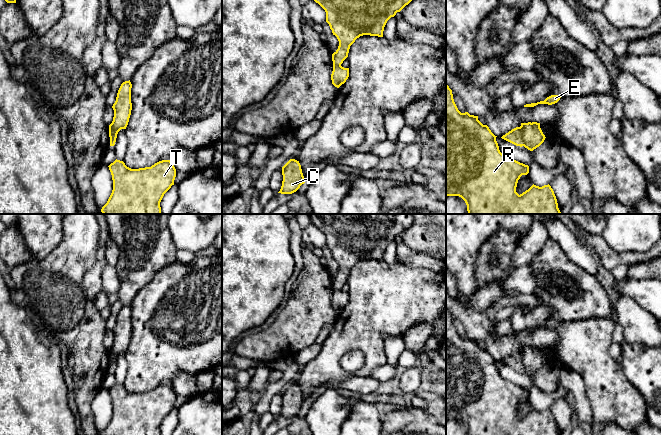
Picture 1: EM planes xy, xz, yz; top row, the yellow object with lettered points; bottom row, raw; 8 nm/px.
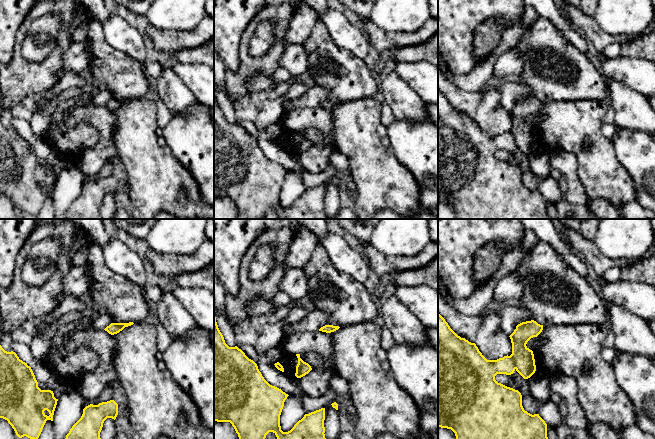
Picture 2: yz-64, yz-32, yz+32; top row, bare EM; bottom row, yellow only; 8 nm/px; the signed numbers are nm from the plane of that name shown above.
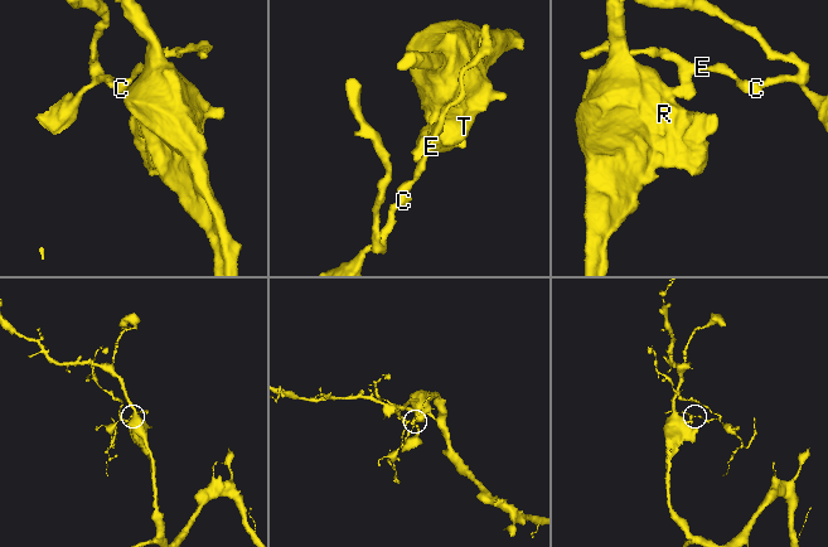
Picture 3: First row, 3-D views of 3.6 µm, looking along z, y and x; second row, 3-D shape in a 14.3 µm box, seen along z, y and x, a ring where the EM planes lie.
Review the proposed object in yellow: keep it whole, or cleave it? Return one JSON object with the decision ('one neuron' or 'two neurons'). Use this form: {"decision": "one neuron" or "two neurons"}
{"decision": "two neurons"}

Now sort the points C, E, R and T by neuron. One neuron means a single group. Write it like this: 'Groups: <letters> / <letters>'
Groups: C E / R T

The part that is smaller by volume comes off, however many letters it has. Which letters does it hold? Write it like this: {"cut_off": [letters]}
{"cut_off": ["C", "E"]}

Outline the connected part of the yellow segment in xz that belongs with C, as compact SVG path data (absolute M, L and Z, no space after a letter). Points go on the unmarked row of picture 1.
M290 383L282 391L283 405L278 417L292 418L296 416L302 408L305 407L299 385Z

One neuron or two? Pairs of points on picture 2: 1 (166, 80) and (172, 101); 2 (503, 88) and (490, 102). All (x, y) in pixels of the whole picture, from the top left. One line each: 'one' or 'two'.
1: one
2: two

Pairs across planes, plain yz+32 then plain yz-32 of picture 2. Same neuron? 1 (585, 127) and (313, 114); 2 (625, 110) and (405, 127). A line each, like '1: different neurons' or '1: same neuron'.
1: different neurons
2: different neurons

